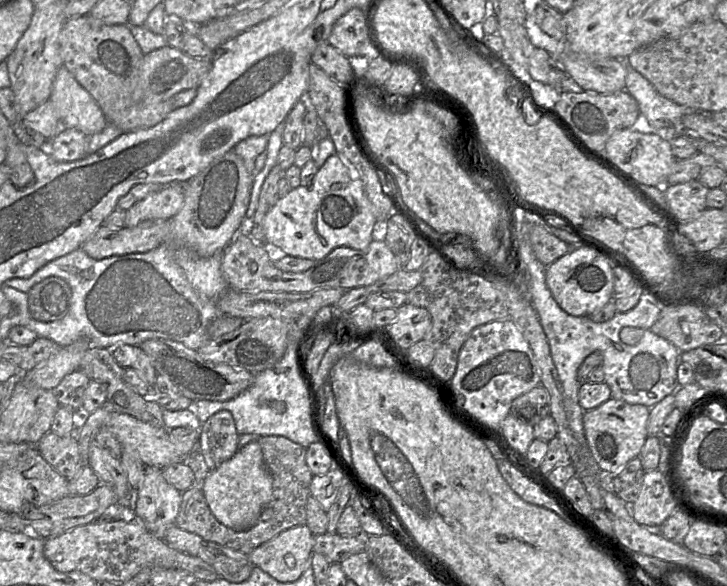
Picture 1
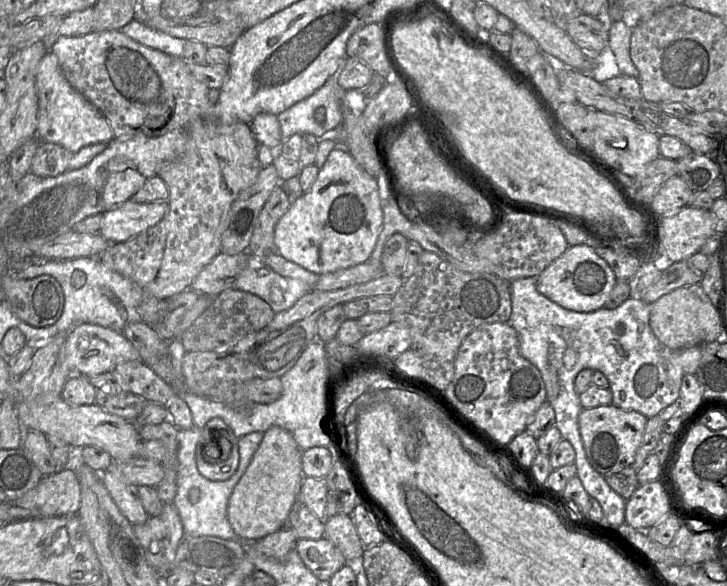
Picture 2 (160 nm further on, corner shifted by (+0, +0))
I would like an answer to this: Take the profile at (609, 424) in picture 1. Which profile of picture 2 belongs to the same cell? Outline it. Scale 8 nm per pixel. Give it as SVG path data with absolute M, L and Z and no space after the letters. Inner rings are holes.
M612 404L582 409L578 418L579 432L591 466L601 475L631 466L642 442L647 419L637 411L623 410Z

